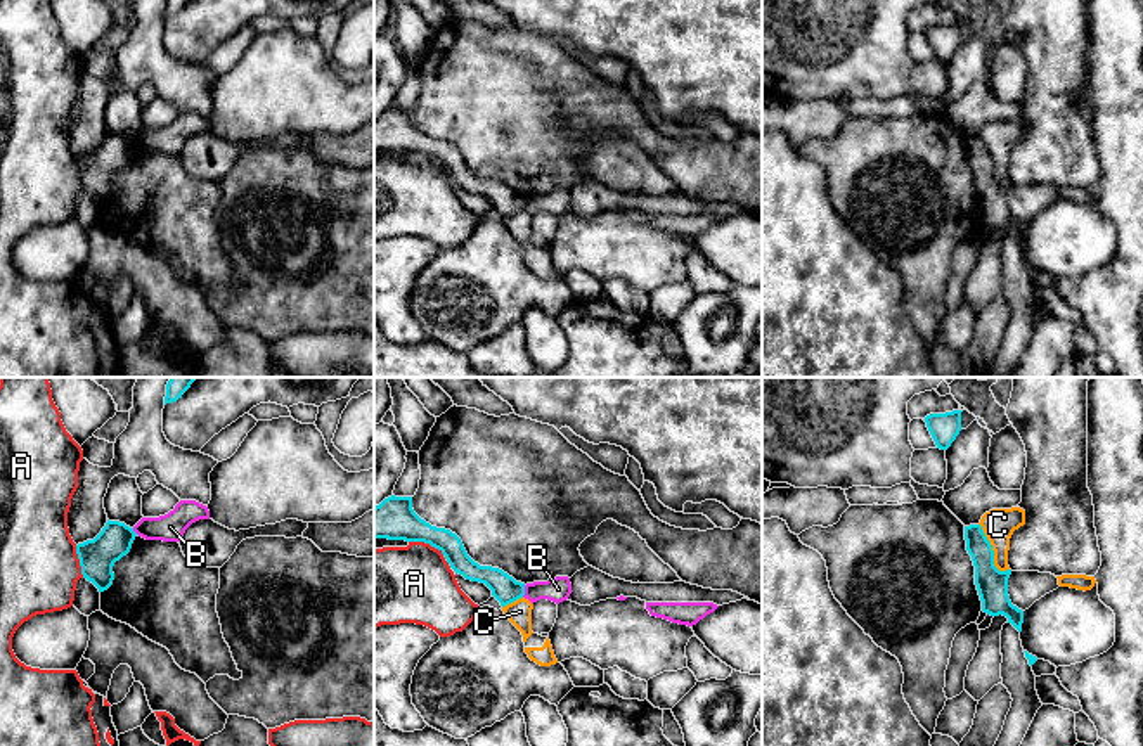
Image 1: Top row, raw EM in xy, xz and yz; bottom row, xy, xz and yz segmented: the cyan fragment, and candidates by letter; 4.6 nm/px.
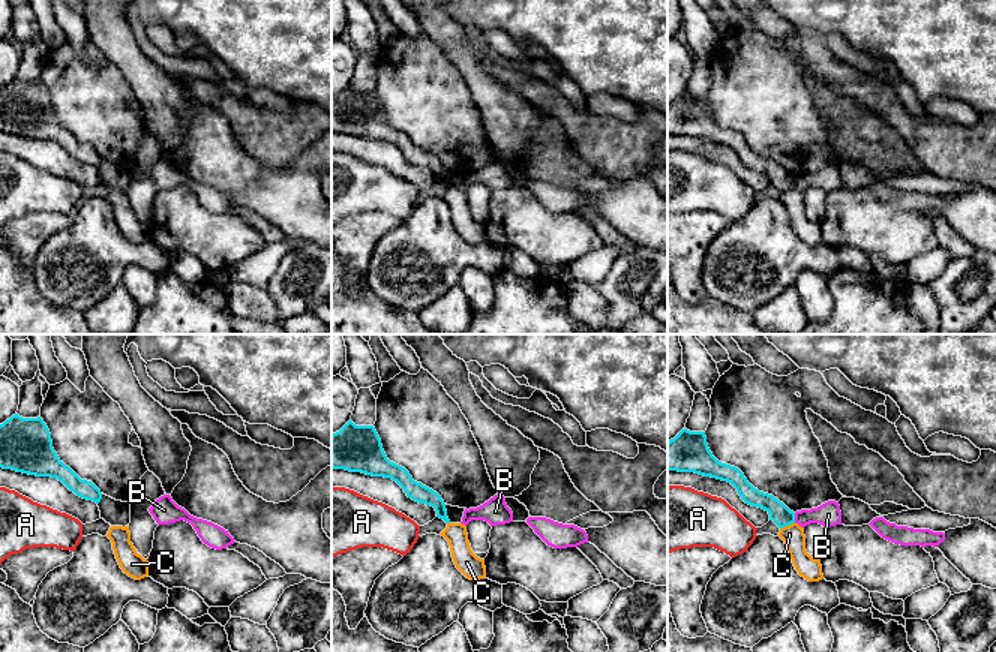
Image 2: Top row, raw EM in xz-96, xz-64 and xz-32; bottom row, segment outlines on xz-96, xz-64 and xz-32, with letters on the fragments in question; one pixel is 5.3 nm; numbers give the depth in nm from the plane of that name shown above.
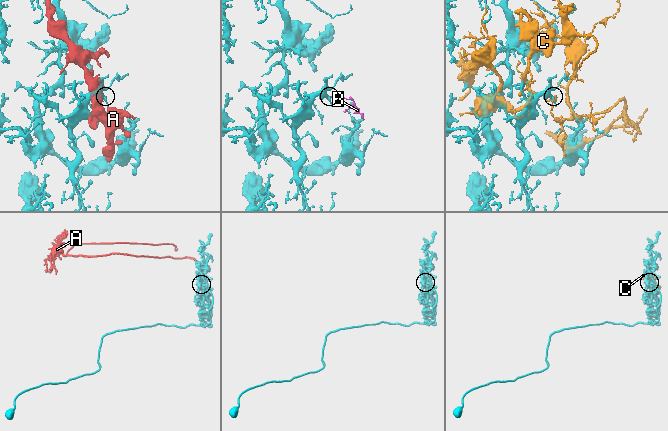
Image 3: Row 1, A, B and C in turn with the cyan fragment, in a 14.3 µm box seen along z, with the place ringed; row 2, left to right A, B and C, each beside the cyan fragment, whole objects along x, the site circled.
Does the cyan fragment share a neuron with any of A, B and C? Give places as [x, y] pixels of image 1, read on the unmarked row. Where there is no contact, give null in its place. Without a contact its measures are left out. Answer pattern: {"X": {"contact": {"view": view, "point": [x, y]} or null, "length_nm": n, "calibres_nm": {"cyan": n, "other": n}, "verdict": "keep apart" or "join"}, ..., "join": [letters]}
{"A": {"contact": {"view": "xz", "point": [426, 154]}, "length_nm": 180, "calibres_nm": {"cyan": 190, "other": 360}, "verdict": "keep apart"}, "B": {"contact": {"view": "xz", "point": [523, 203]}, "length_nm": 60, "calibres_nm": {"cyan": 120, "other": 120}, "verdict": "keep apart"}, "C": {"contact": {"view": "yz", "point": [993, 163]}, "length_nm": 260, "calibres_nm": {"cyan": 140, "other": 150}, "verdict": "keep apart"}, "join": []}

